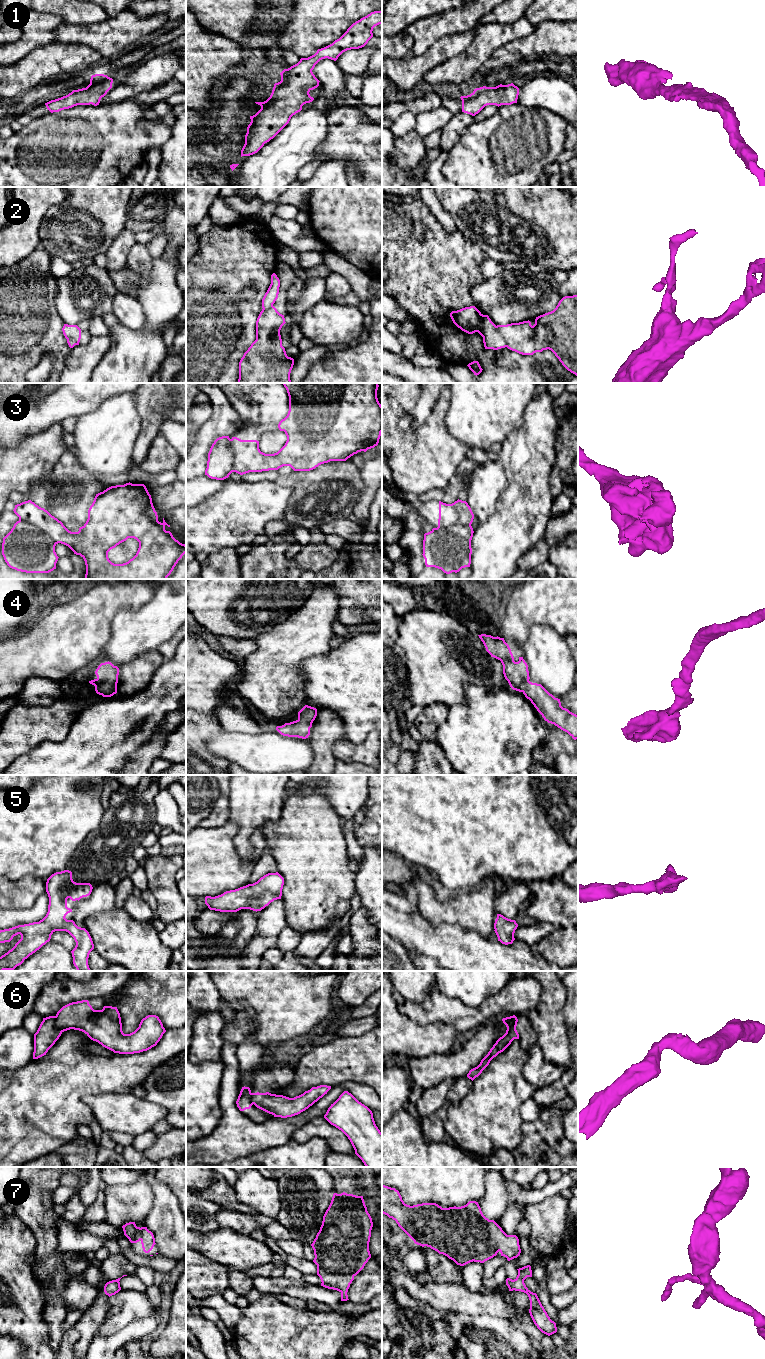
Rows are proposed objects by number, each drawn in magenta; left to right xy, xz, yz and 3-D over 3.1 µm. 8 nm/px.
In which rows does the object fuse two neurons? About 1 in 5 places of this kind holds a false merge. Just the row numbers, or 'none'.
2, 6

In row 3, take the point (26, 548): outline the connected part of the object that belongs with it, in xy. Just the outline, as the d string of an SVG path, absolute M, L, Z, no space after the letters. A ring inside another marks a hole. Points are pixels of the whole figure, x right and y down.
M129 482L96 494L88 510L88 519L78 532L69 531L61 521L31 500L15 505L13 511L19 520L3 538L2 555L10 568L21 572L49 573L56 569L59 557L55 546L58 543L68 546L84 559L85 579L167 579L186 553L186 545L165 530L165 526L170 525L164 518L162 523L158 521L151 495L144 484ZM128 538L139 542L136 555L126 563L112 563L108 552Z

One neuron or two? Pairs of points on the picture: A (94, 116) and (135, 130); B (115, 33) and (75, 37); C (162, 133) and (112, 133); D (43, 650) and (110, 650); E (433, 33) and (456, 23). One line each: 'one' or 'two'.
A: one
B: one
C: one
D: two
E: one

